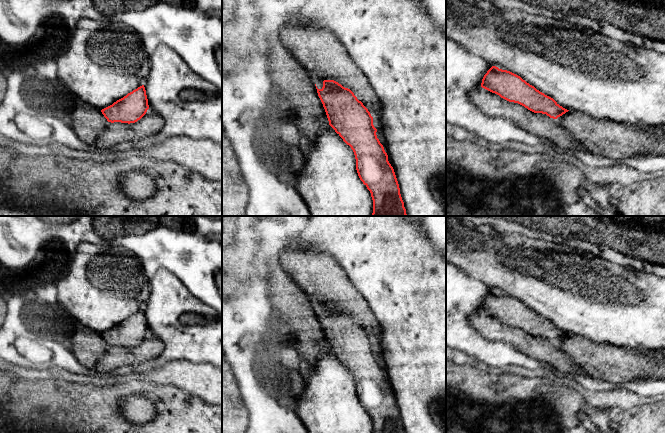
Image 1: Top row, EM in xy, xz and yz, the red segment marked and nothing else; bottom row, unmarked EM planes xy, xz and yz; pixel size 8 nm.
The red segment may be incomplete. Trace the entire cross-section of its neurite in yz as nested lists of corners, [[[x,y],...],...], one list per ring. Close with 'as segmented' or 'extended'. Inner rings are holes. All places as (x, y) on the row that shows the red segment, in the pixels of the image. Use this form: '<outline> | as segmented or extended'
[[[492,66],[484,75],[481,87],[509,102],[518,103],[534,113],[546,114],[553,119],[569,111],[520,76],[496,66]]] | as segmented

